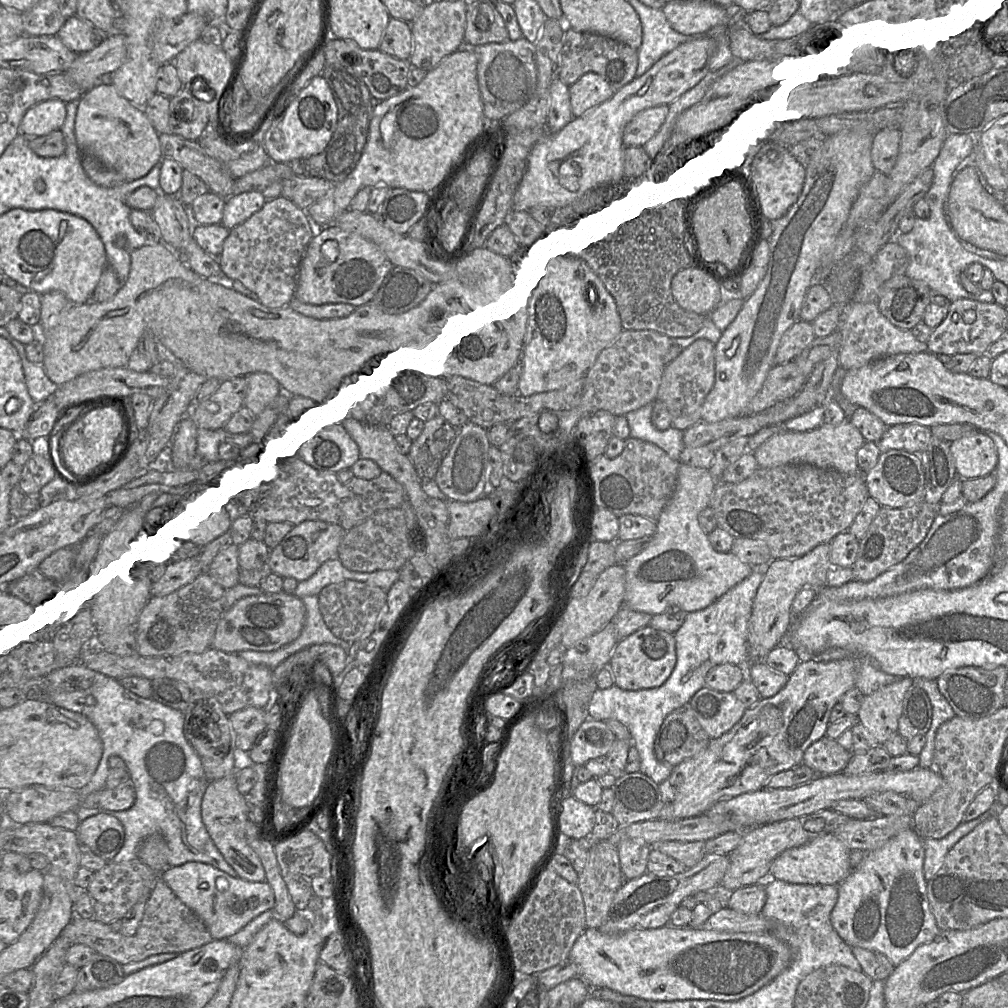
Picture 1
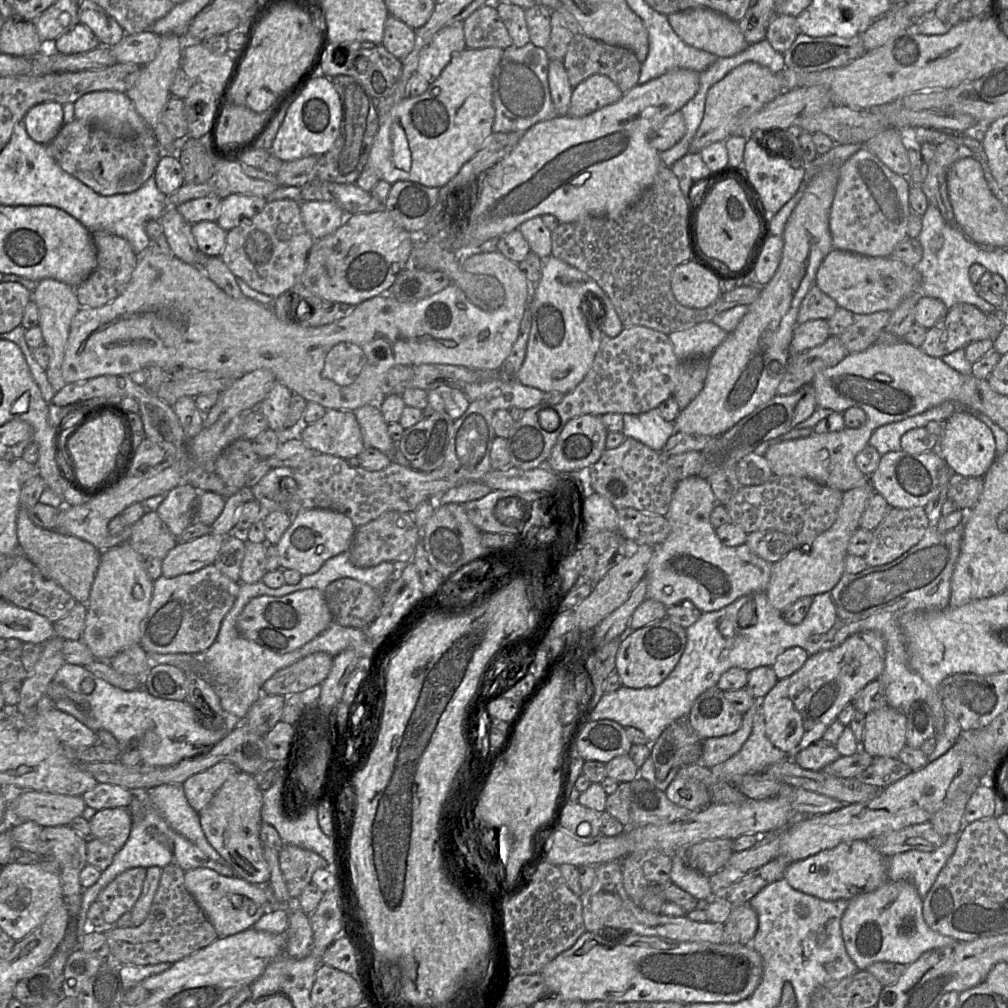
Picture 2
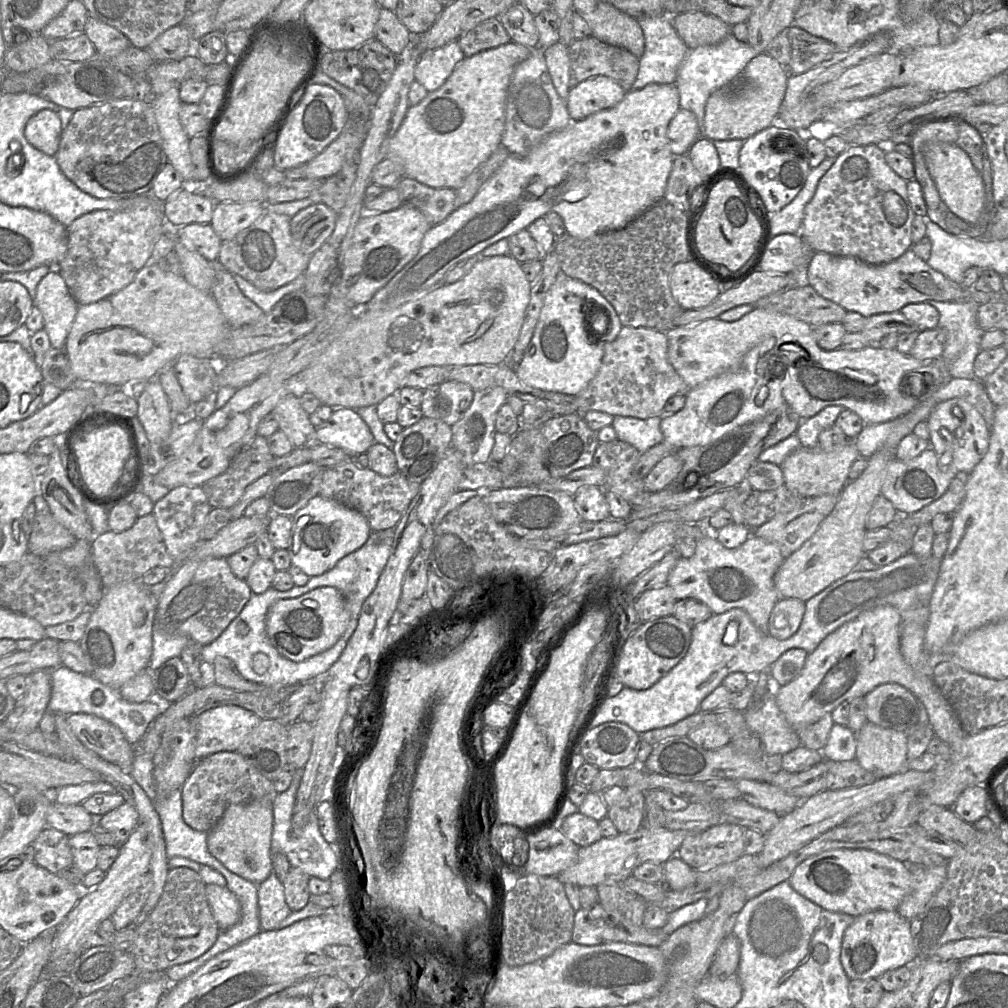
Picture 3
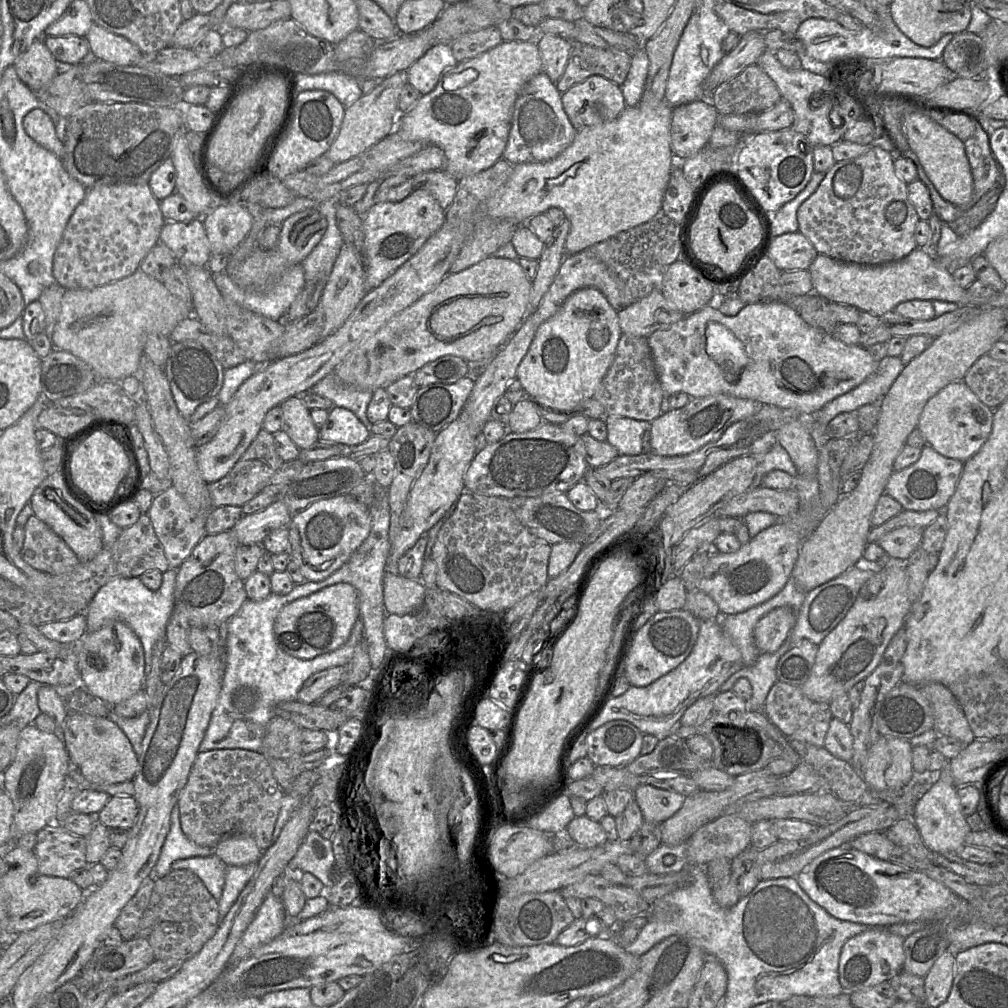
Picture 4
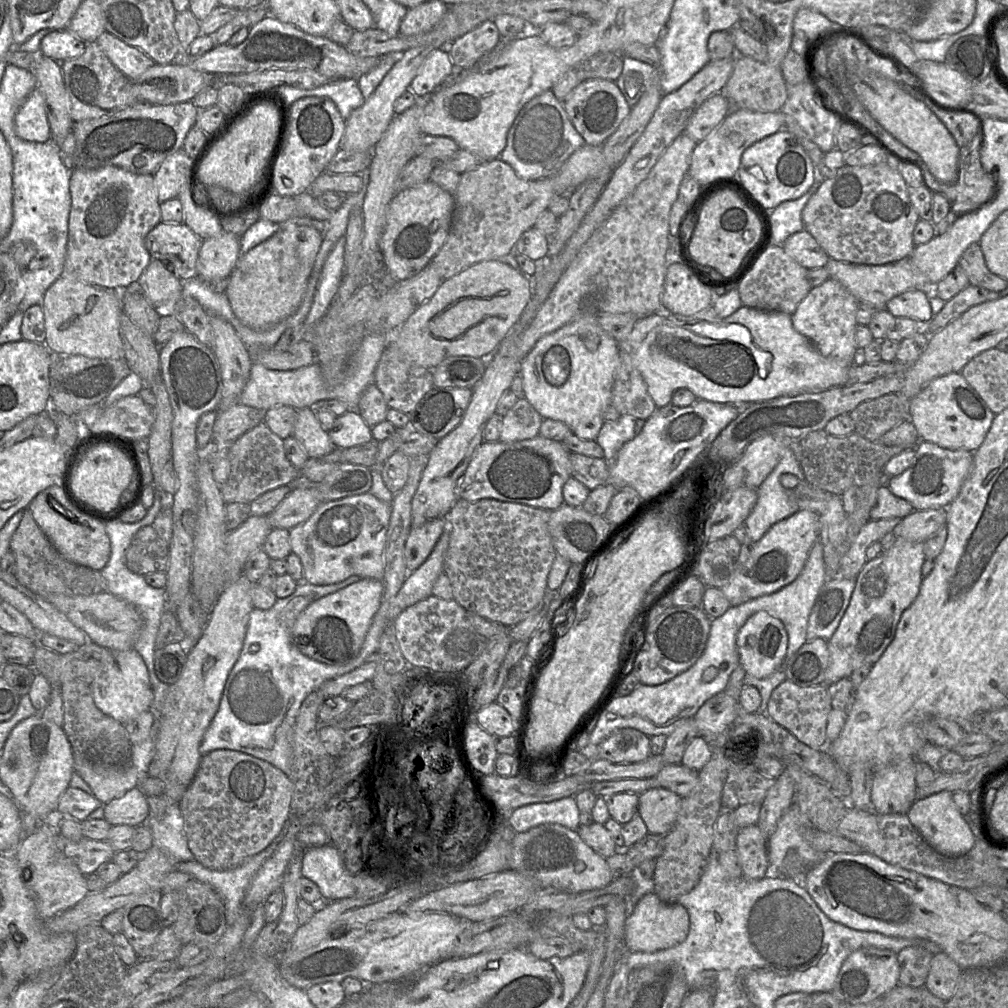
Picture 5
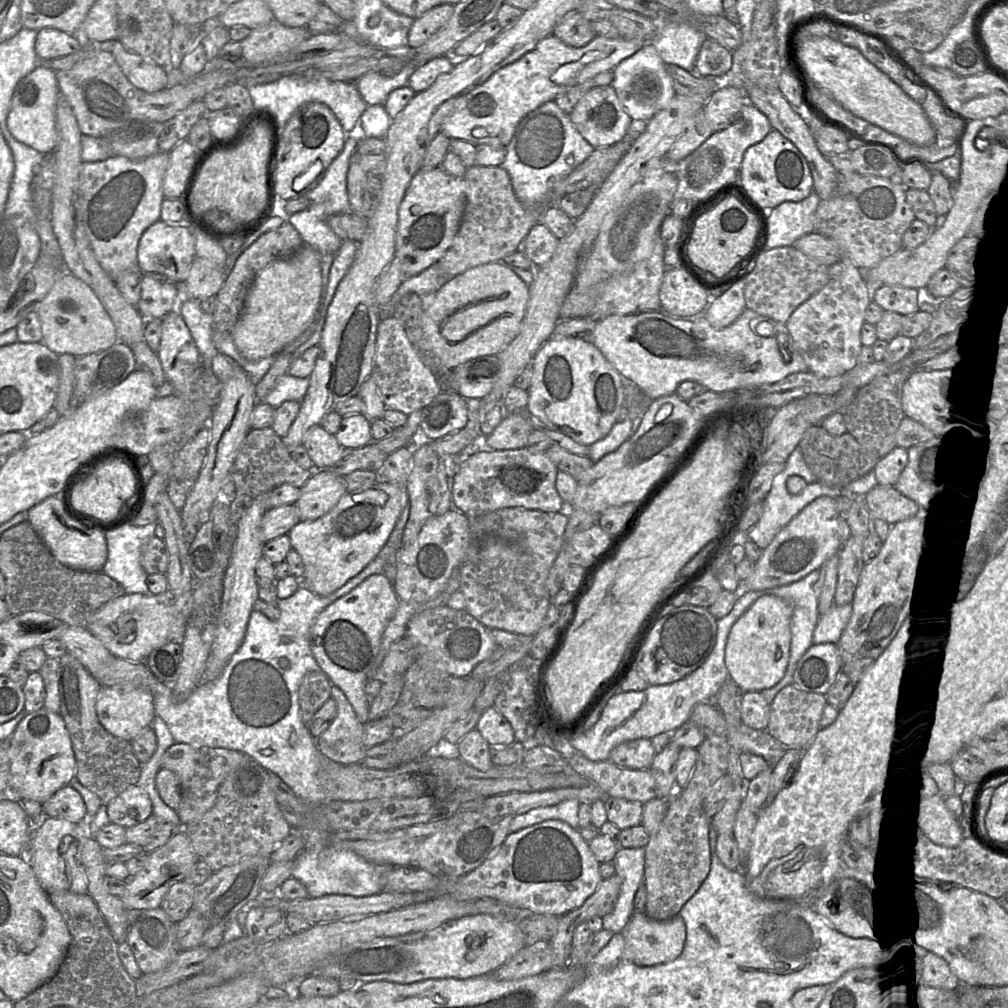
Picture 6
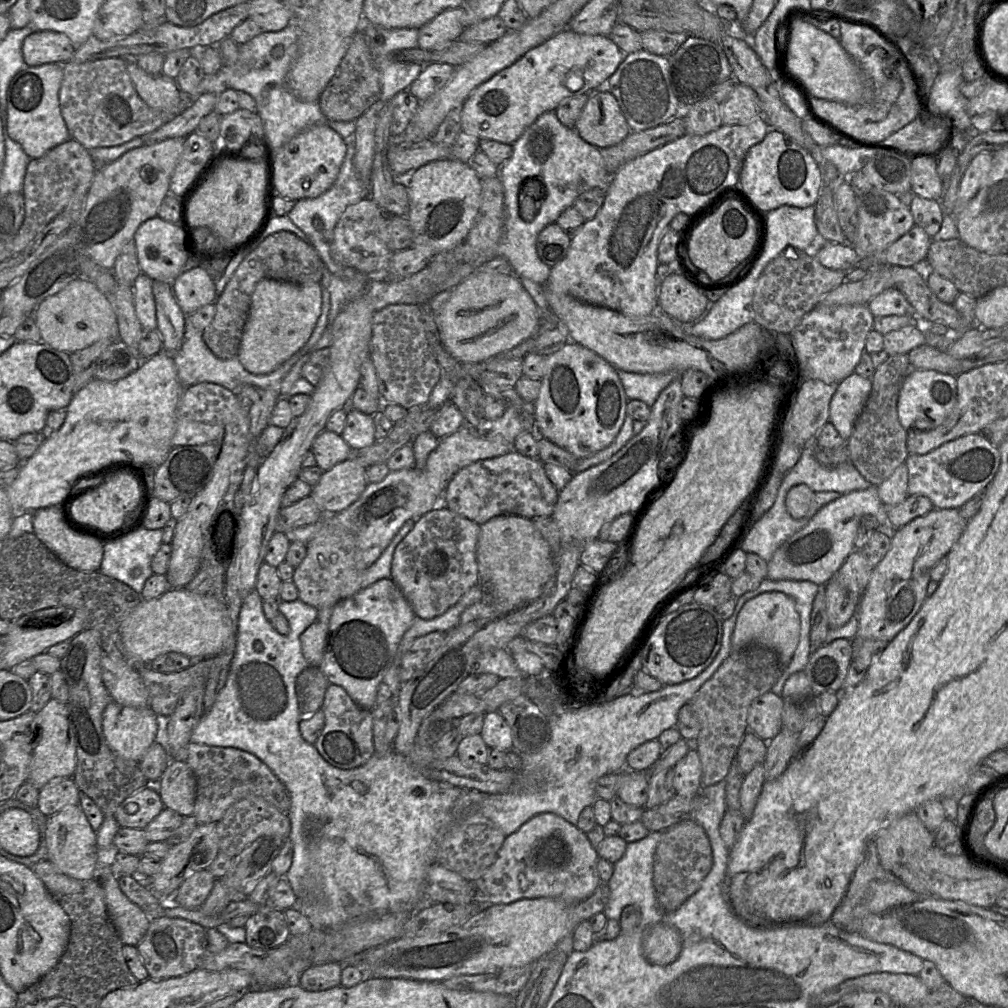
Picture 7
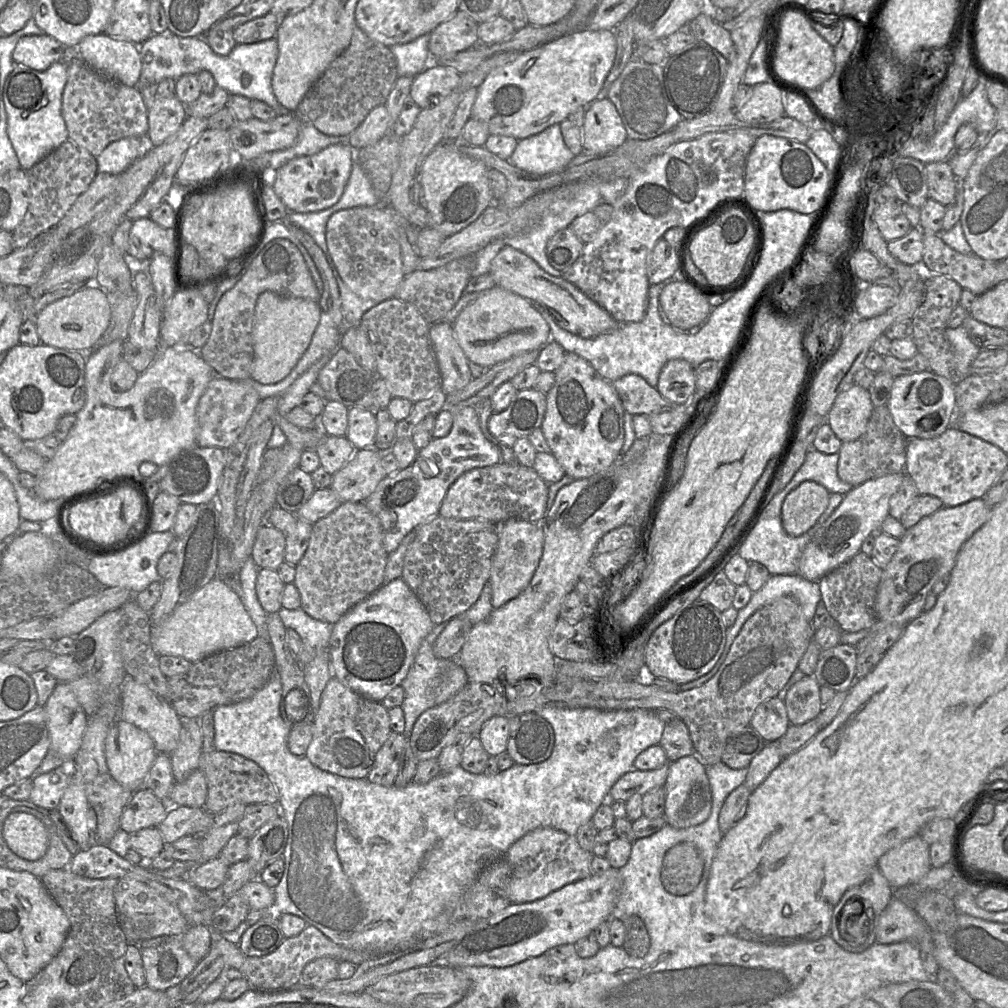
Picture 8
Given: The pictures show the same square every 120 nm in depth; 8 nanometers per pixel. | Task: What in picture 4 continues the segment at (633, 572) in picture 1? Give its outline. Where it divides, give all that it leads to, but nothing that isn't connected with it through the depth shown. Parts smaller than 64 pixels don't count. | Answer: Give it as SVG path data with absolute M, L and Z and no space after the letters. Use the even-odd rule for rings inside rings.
M782 522L762 530L734 553L716 553L707 561L699 590L708 594L718 605L721 615L736 614L759 605L775 596L790 579L803 540L799 534Z

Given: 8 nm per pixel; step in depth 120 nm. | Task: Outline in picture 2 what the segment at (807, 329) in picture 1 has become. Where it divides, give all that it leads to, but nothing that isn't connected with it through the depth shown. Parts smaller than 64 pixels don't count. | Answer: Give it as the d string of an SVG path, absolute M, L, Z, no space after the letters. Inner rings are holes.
M825 319L809 320L796 325L789 345L790 356L819 346L830 336L829 325Z

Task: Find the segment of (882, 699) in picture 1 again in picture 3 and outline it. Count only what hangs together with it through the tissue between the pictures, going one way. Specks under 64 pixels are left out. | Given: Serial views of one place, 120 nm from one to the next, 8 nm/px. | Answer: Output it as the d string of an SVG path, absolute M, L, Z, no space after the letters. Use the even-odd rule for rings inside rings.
M866 722L857 732L855 760L880 778L907 769L908 738L904 732Z

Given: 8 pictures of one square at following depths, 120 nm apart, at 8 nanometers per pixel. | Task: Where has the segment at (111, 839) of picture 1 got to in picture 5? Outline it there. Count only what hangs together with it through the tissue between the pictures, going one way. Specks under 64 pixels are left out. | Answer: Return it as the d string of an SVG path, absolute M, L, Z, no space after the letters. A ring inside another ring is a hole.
M133 788L104 805L104 820L111 826L144 824L149 817L146 796L139 788Z

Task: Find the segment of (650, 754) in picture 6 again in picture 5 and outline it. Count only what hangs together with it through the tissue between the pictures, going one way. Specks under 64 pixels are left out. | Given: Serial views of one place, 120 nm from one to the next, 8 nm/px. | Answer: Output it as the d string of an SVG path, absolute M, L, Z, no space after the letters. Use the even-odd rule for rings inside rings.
M634 728L613 731L596 746L596 757L612 763L637 763L650 756L650 737Z

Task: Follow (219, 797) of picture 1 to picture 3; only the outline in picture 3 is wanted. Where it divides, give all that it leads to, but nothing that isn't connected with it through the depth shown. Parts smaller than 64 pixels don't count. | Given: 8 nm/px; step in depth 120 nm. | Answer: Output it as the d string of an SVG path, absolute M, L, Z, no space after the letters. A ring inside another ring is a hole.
M271 798L229 805L215 826L207 832L209 852L233 873L257 885L272 870L271 839L273 826Z

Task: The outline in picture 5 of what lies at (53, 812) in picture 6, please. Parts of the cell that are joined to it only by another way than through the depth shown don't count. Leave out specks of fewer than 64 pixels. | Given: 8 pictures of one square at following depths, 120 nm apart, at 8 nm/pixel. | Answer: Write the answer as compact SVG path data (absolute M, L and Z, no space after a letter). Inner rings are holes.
M69 786L61 795L56 811L64 817L73 818L82 822L88 819L94 810L104 805L94 795Z

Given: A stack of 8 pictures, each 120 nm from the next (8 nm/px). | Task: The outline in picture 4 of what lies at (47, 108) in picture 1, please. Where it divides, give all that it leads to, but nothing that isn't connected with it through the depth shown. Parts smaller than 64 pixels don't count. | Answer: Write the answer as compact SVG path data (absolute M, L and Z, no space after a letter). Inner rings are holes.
M41 109L29 111L22 122L26 134L37 144L51 151L59 159L64 158L64 145L56 135L55 125L48 114Z

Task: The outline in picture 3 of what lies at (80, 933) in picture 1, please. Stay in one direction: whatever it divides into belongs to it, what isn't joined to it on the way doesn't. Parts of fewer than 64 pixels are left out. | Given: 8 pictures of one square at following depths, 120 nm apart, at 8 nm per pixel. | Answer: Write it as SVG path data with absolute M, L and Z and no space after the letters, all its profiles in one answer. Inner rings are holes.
M188 867L170 868L162 894L154 909L140 917L130 954L136 970L164 972L166 969L194 960L215 942L220 931L206 898L206 883Z

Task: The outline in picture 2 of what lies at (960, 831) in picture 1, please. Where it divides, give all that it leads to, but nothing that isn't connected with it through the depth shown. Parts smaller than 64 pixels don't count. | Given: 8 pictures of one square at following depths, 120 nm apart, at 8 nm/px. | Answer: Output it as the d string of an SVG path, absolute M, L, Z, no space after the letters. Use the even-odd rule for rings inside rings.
M960 832L945 837L943 844L930 852L910 850L886 857L887 879L908 880L922 899L955 851Z

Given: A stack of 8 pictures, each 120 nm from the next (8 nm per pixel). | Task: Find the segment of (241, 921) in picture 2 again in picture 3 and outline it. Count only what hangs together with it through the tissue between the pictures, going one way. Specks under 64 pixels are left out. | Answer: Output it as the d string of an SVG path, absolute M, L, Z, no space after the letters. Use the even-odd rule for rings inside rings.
M206 884L205 892L219 929L226 929L236 924L241 914L241 904L237 896L226 886L217 884Z

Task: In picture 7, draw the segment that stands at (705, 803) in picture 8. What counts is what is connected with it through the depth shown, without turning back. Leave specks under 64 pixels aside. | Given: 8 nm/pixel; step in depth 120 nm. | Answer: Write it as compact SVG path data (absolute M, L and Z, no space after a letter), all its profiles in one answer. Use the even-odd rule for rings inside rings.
M692 746L673 767L673 785L677 795L694 797L701 790L702 765L697 750Z

